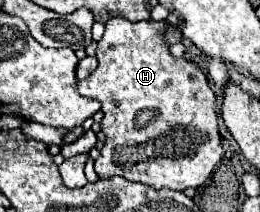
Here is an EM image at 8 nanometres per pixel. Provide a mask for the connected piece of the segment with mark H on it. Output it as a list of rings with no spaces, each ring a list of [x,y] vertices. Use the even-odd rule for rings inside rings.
[[[124,18],[108,20],[106,32],[96,50],[98,68],[86,80],[78,82],[78,92],[86,98],[98,100],[104,112],[102,130],[106,134],[106,142],[100,158],[94,162],[98,178],[122,176],[132,182],[144,182],[156,190],[186,190],[202,186],[222,158],[218,98],[208,86],[208,78],[198,64],[188,58],[170,56],[168,44],[162,40],[164,26],[166,22],[128,22]]]

